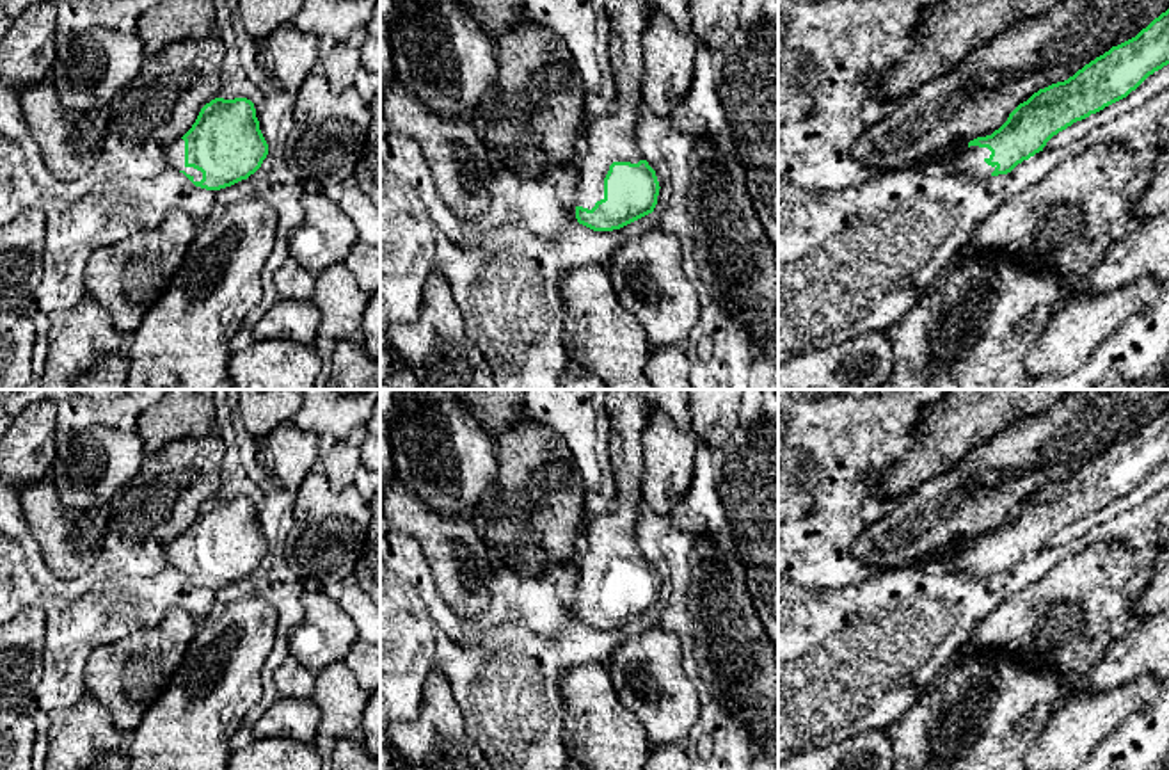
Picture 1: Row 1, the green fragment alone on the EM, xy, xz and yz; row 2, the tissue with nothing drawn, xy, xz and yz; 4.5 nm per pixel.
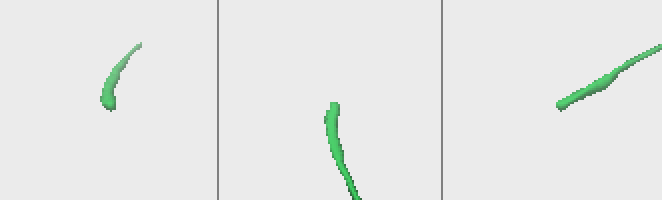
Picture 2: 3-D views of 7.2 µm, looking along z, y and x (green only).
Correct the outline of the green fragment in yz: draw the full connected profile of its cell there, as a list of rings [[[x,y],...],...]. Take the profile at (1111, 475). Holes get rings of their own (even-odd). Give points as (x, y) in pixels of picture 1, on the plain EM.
[[[1169,407],[1135,436],[1112,445],[1068,478],[1034,491],[991,533],[970,539],[963,549],[933,555],[926,565],[972,578],[1007,573],[1043,549],[1054,533],[1126,496],[1167,462]]]

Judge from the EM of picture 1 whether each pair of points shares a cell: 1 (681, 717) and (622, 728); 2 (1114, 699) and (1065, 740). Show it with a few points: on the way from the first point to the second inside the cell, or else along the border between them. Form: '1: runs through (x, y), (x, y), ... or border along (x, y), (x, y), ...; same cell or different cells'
1: border along (615, 690), (615, 696), (642, 726), (649, 744); different cells
2: runs through (1102, 712), (1077, 728); same cell

